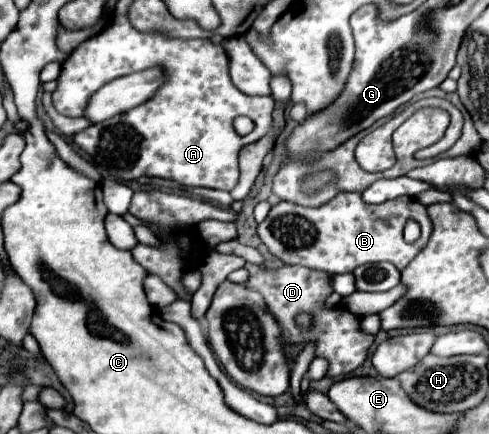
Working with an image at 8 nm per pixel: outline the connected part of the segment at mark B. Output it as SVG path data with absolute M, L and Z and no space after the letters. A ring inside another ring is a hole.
M338 193L330 203L318 209L280 201L258 225L262 243L286 265L302 265L326 273L350 273L358 265L380 261L388 261L398 271L402 271L422 251L424 243L430 237L430 231L432 223L426 215L426 207L414 197L404 195L380 205L370 205L362 199L360 193ZM408 219L414 219L422 227L420 239L412 245L402 237L402 229Z

